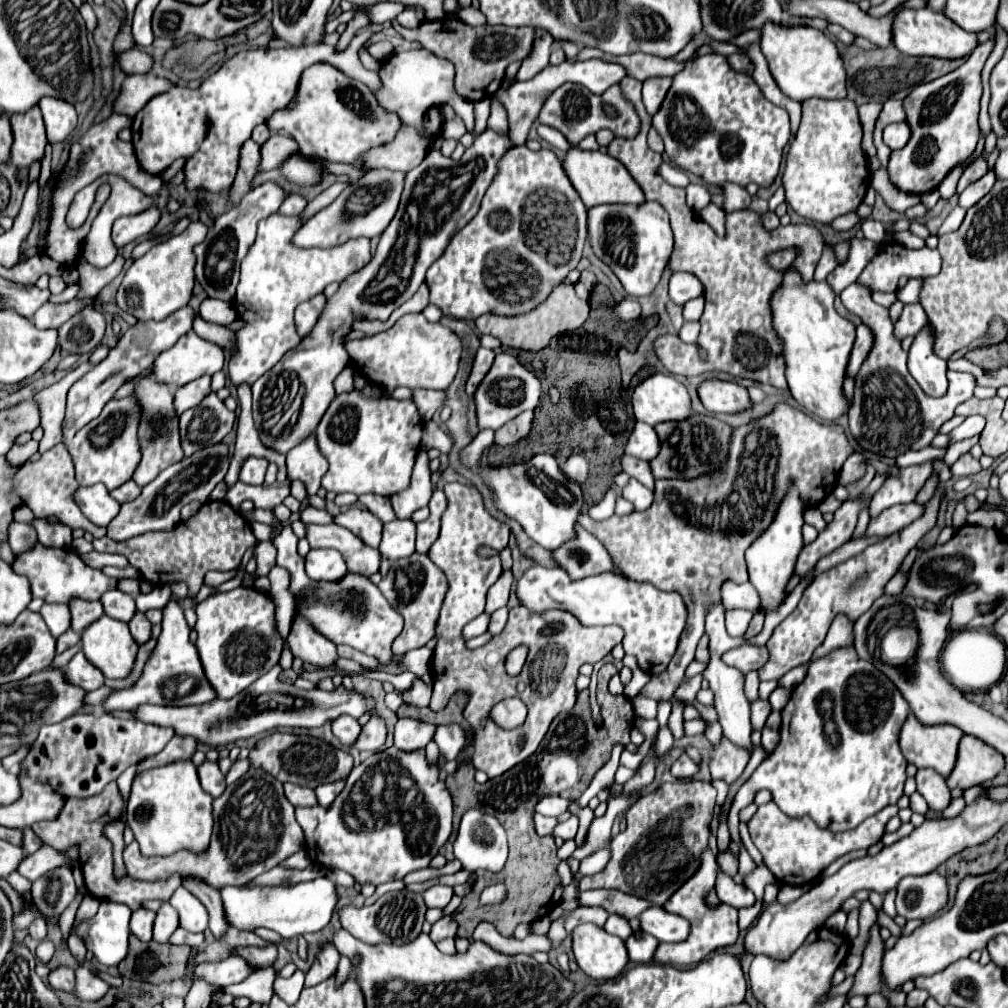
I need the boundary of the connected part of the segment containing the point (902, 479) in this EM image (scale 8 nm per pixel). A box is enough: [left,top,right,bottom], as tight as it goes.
[869,461,931,517]

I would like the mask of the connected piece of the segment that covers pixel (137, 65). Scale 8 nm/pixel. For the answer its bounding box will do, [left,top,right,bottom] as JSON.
[119,49,153,73]

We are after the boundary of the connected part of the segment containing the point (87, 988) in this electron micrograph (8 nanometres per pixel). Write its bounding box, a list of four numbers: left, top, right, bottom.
[73,967,109,1001]

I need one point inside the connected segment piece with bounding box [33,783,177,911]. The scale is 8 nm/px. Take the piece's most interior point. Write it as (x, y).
(81, 823)

